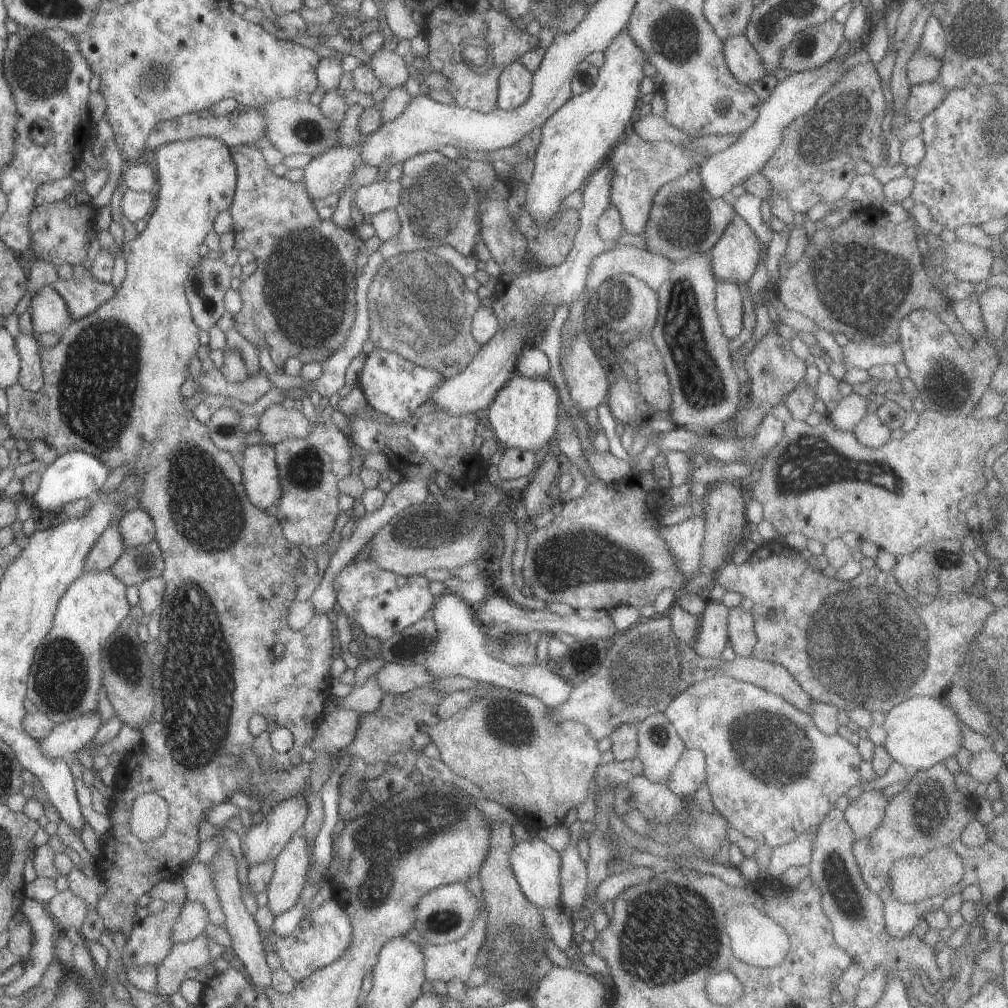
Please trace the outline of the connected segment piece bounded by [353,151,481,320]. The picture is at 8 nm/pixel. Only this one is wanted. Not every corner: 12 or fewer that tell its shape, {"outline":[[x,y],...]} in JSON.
{"outline":[[425,151],[402,162],[399,230],[355,278],[355,316],[393,254],[481,241],[478,200],[454,160]]}

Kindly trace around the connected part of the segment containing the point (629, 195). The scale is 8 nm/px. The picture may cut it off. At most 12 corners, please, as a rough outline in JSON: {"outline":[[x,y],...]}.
{"outline":[[622,133],[606,156],[609,204],[641,236],[657,190],[738,134],[690,146]]}

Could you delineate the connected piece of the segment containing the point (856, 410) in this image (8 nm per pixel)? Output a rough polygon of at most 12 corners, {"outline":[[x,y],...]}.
{"outline":[[842,396],[825,419],[839,430],[851,431],[865,416],[869,398]]}

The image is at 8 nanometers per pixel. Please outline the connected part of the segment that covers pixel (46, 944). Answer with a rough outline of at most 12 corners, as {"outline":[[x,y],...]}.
{"outline":[[24,897],[19,912],[31,928],[33,946],[23,974],[3,985],[19,996],[41,980],[54,960],[59,931],[44,904]]}

